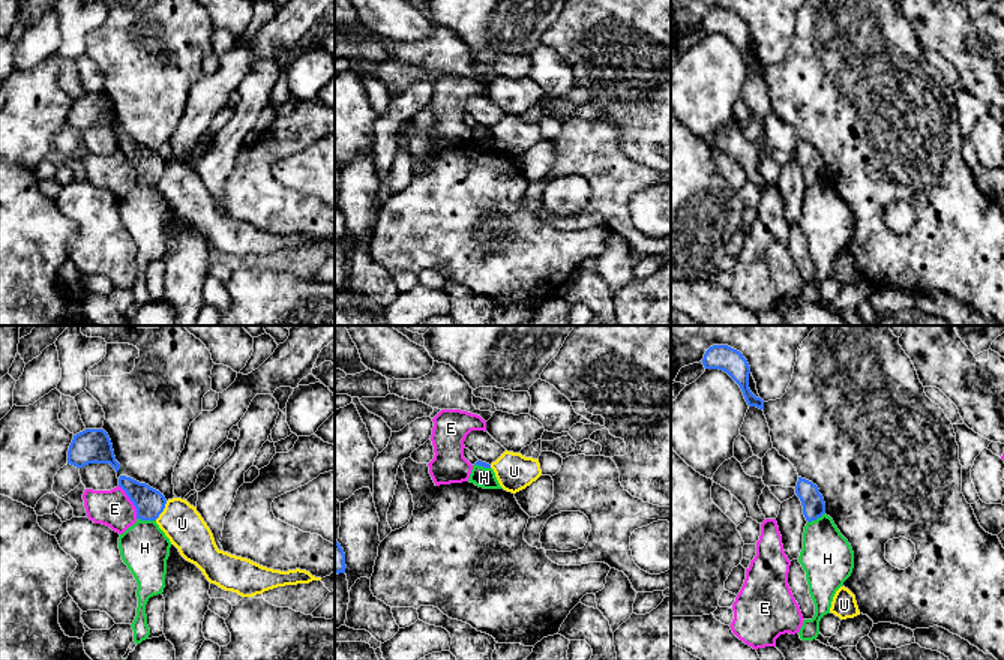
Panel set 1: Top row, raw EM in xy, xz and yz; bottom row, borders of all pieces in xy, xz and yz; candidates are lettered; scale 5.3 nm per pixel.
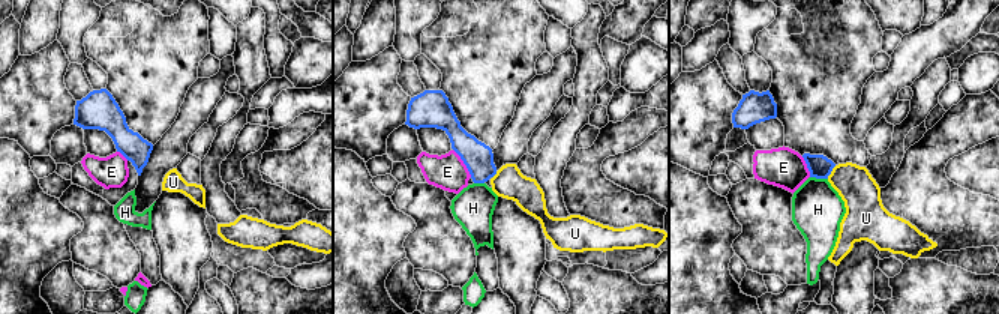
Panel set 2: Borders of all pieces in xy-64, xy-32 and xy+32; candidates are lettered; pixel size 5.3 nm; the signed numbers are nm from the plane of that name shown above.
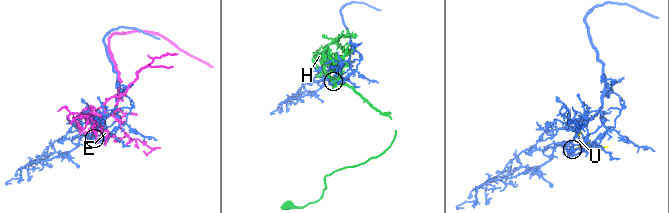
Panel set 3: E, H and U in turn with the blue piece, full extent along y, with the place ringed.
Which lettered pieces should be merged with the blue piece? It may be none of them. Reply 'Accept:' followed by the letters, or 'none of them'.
Accept: none of them

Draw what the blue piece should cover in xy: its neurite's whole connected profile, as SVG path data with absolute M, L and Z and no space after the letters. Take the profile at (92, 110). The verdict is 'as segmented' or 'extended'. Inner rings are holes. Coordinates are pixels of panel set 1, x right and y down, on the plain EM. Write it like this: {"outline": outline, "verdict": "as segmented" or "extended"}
{"outline": "M86 93L74 99L68 114L68 128L77 132L89 128L110 128L116 136L120 134L111 104L104 93Z", "verdict": "as segmented"}

